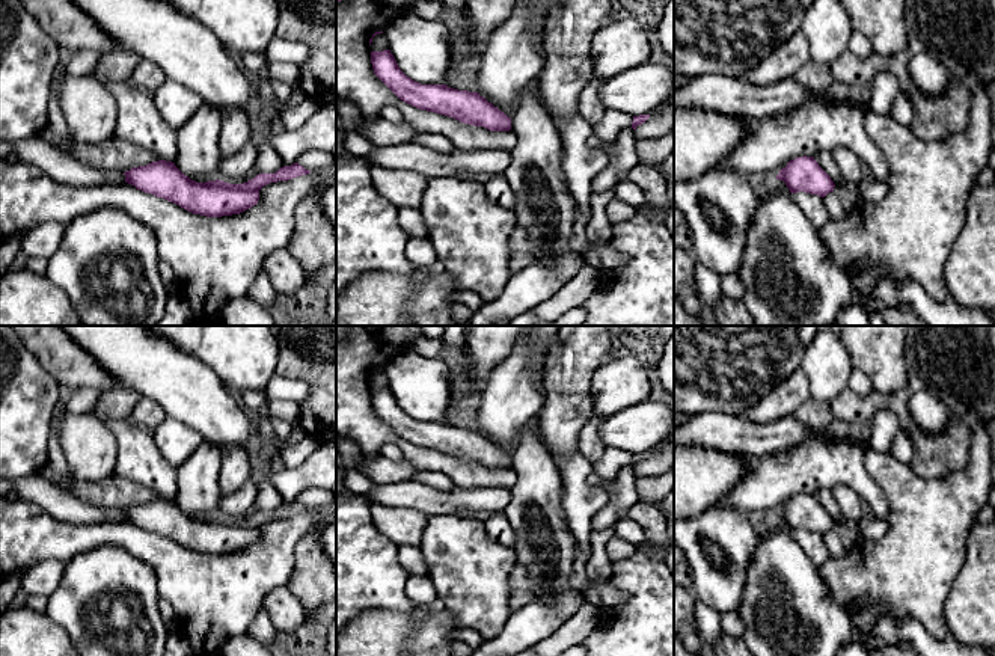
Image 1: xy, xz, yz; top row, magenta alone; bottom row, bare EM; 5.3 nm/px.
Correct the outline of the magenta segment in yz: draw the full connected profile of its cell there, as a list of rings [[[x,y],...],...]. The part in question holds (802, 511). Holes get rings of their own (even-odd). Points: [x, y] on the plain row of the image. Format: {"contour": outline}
{"contour": [[[798,495],[790,498],[785,505],[779,508],[776,517],[781,517],[788,525],[790,531],[805,529],[825,535],[834,529],[834,519],[819,504],[814,495]]]}

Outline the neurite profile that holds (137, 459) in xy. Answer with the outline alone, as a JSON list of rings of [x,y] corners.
[[[106,419],[118,448],[115,474],[166,499],[176,496],[176,467],[158,451],[154,430],[130,419]]]

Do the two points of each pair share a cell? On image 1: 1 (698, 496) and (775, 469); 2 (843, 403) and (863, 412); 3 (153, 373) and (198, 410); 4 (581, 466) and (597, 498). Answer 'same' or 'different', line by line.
1: different
2: same
3: same
4: same

